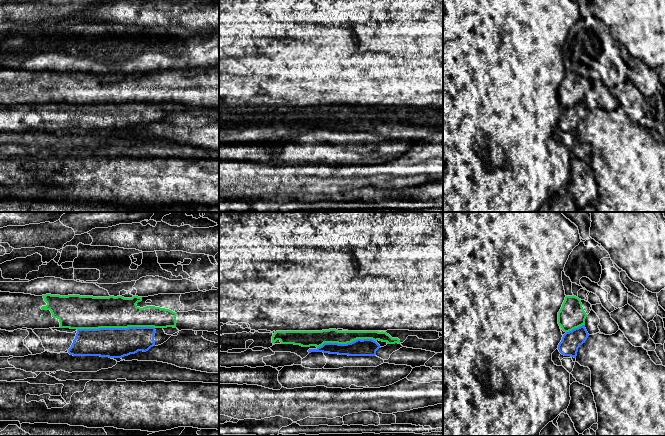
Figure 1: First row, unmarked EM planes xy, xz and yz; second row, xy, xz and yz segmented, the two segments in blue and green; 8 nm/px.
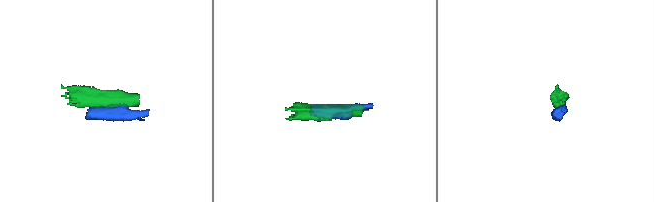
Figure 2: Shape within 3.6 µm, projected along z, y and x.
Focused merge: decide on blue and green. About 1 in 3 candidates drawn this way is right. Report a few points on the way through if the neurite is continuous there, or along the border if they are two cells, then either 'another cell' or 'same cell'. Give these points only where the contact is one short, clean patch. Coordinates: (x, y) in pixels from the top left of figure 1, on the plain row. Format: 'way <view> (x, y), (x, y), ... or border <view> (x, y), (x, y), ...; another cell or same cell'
another cell

